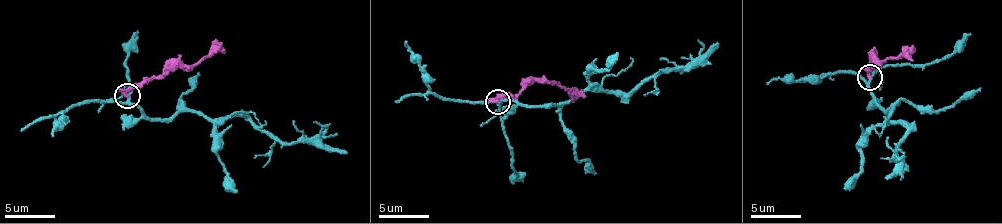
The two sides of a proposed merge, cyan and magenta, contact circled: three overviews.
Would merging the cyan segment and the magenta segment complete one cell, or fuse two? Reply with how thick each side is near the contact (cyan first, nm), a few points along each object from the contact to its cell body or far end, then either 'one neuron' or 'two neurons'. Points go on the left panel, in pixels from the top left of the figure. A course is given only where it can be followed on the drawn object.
180 nm thick on the cyan side, 200 nm on the other; cyan runs (126, 97), (157, 120), (190, 110), (214, 119), (247, 118), (284, 142), (312, 141), (346, 154); magenta runs (126, 95), (132, 87), (156, 78), (174, 67), (197, 65), (219, 51), (224, 52); two neurons

